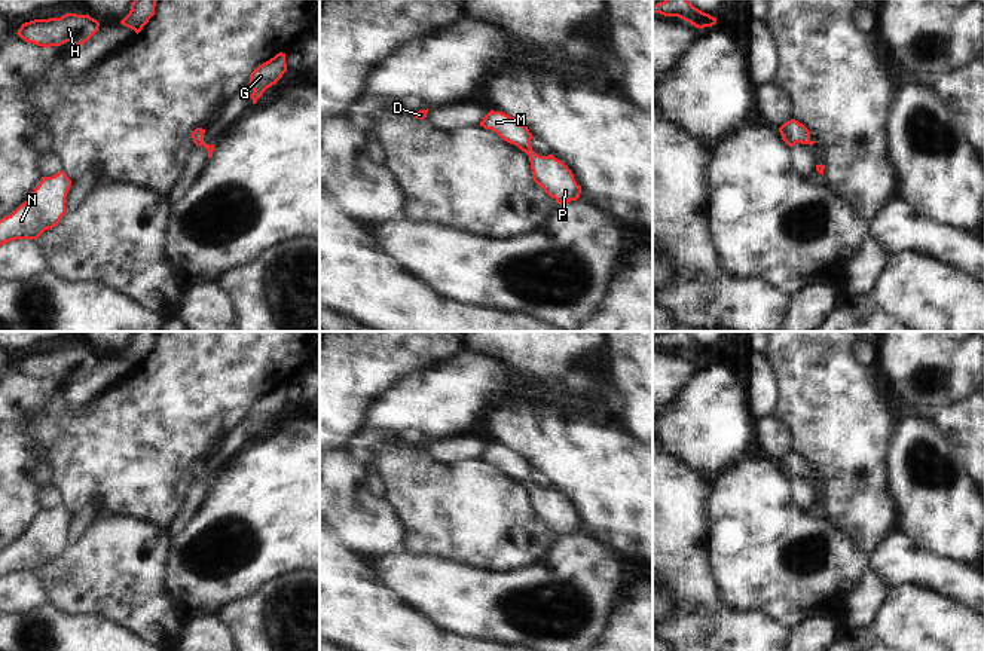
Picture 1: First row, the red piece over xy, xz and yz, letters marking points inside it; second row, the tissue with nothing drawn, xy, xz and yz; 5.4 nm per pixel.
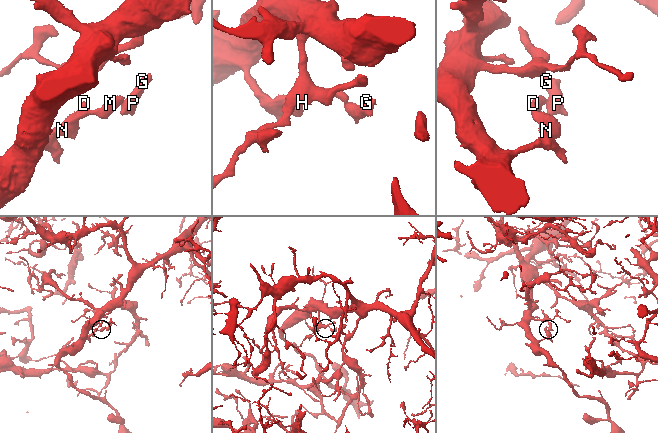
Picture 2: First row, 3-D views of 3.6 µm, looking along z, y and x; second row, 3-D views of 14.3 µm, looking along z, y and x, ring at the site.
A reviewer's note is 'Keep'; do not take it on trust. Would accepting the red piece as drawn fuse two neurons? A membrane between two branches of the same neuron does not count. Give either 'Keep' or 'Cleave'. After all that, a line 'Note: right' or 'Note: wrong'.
Keep.
Note: right

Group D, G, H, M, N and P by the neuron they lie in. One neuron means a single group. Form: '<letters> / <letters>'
D G H M N P

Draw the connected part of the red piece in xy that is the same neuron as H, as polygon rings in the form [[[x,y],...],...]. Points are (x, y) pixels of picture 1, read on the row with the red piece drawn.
[[[65,13],[61,18],[34,19],[18,30],[18,36],[28,43],[51,48],[67,42],[73,48],[85,45],[97,31],[100,22],[89,15]]]

